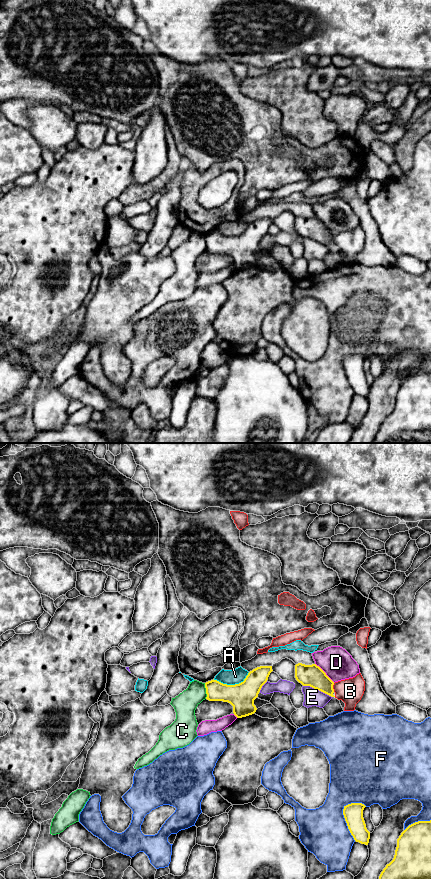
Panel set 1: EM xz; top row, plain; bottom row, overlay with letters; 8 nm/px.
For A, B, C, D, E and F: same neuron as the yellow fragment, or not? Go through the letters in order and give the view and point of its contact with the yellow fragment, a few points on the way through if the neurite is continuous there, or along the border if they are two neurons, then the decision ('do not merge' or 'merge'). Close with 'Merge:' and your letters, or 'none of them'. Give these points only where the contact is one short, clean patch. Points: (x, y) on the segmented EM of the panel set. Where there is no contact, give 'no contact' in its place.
A: xz (232, 685) | do not merge
B: xz (332, 687) | do not merge
C: xz (206, 691) | along xz (204, 683), (206, 698) | do not merge
D: xz (325, 673) | do not merge
E: xz (318, 689) | do not merge
F: xz (343, 814) | do not merge
Merge: none of them

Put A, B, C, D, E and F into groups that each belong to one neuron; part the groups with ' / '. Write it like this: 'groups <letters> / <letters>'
groups A / B / C / D / E / F

